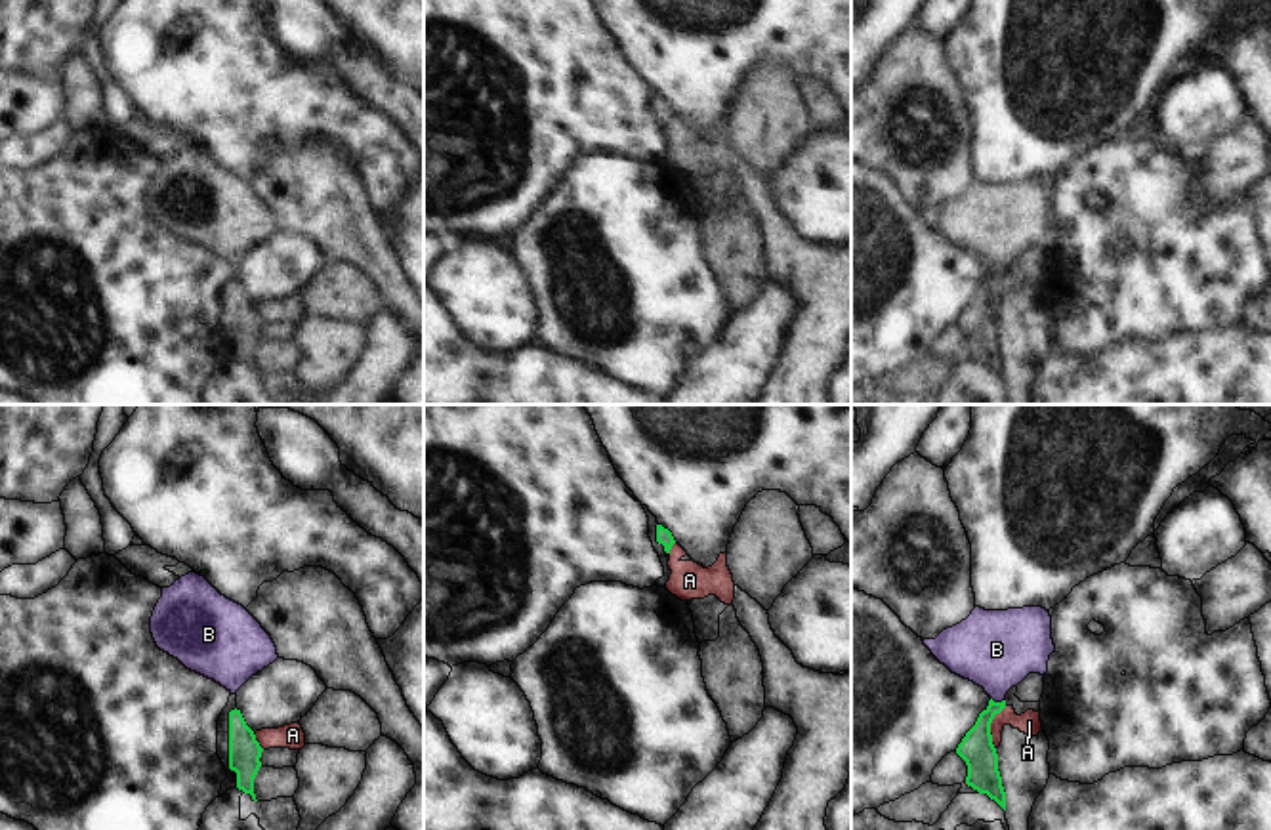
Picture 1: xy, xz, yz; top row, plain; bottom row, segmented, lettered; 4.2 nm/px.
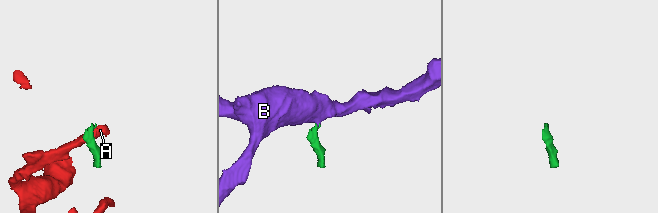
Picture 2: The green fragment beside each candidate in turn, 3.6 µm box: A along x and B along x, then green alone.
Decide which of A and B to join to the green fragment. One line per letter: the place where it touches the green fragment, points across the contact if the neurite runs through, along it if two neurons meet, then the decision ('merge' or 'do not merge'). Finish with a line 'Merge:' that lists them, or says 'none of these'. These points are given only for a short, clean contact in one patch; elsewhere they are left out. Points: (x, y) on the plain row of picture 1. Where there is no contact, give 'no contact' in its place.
A: meets green in yz at (989, 300); border along yz (1006, 279), (991, 296), (991, 315), (995, 321); do not merge
B: meets green in yz at (999, 275); runs through yz (976, 321), (983, 292), (999, 275), (997, 222); merge
Merge: B

